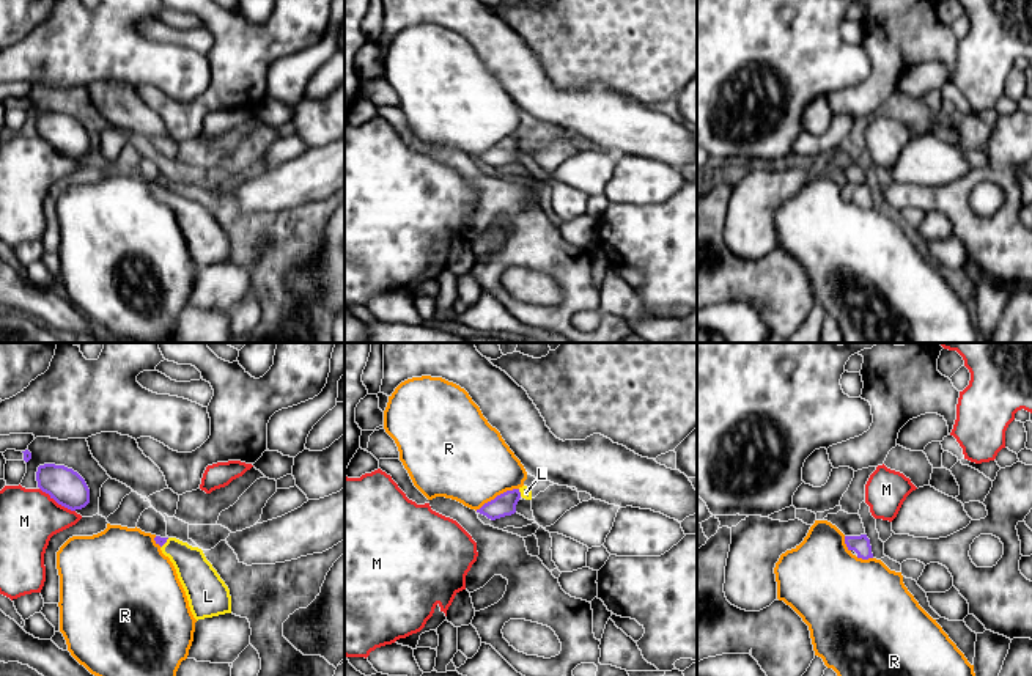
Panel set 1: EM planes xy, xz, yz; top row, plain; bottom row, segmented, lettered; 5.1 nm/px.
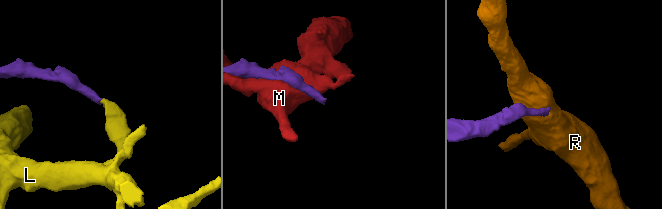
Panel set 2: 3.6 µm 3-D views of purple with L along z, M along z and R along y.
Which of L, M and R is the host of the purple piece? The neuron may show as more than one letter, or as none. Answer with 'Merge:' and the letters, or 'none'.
Merge: L

